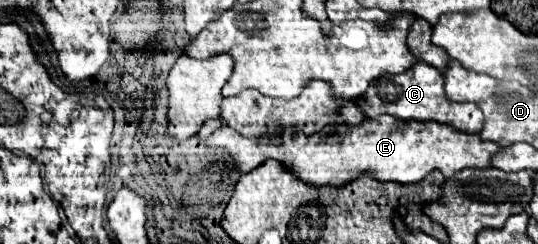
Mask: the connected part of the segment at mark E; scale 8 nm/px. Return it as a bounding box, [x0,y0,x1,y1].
[207,116,501,186]

